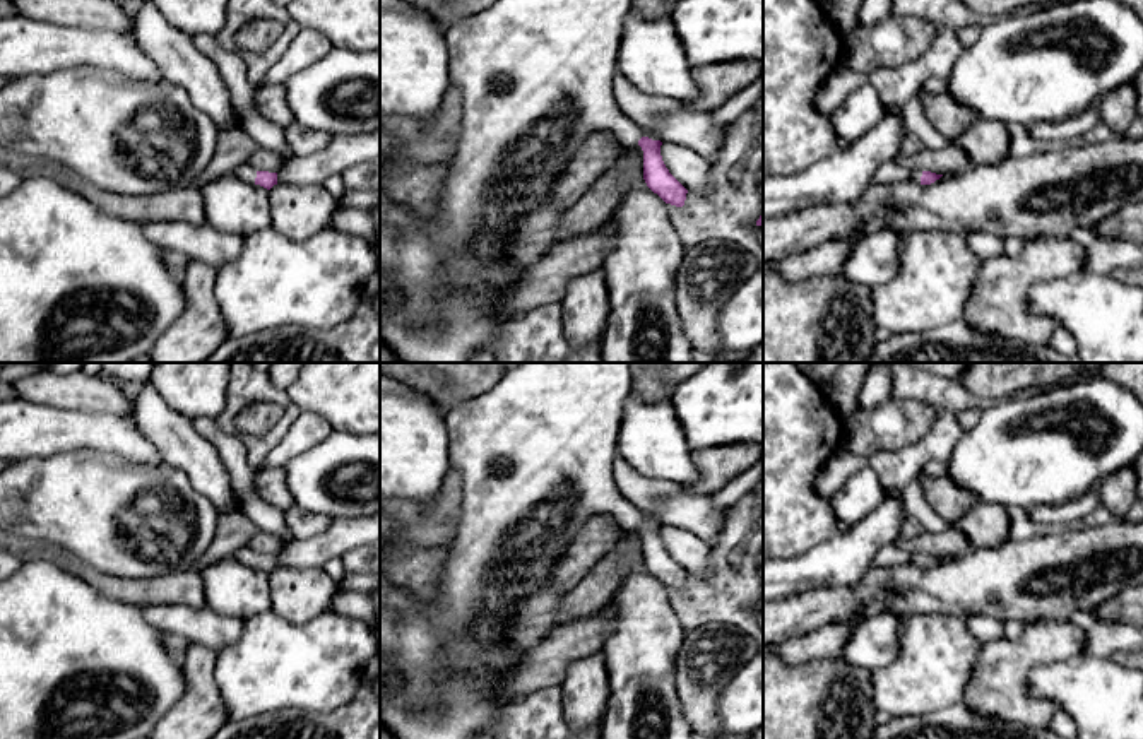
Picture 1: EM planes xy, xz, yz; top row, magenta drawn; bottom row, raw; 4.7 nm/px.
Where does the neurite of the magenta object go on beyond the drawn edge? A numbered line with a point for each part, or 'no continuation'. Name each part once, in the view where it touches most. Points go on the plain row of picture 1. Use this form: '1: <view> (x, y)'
1: xy (247, 556)

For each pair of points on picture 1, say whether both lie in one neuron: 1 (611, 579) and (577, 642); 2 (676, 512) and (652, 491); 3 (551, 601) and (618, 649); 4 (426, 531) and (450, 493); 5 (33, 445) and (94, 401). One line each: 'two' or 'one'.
1: one
2: one
3: two
4: one
5: two

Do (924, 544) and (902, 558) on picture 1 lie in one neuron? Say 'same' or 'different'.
different

